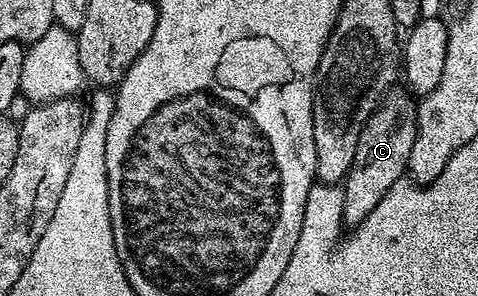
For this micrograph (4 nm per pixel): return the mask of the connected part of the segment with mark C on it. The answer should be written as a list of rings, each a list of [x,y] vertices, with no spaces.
[[[396,88],[385,94],[375,114],[370,116],[366,128],[362,128],[362,136],[358,136],[354,164],[342,183],[345,227],[359,226],[366,216],[370,216],[370,212],[374,212],[374,208],[378,208],[378,200],[382,200],[382,196],[386,196],[386,192],[390,192],[390,188],[394,188],[394,184],[405,177],[416,139],[417,103],[411,93],[401,90]]]

